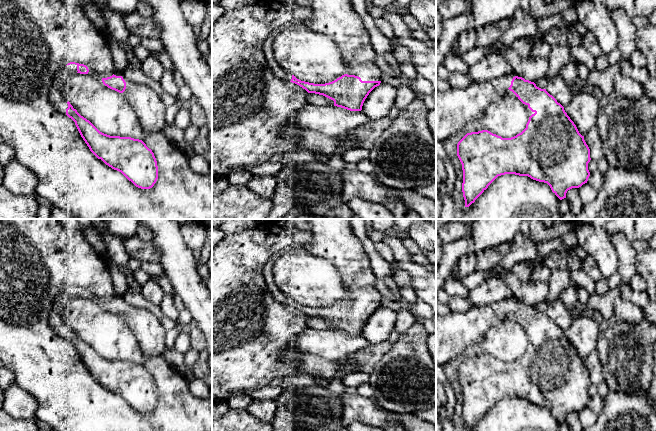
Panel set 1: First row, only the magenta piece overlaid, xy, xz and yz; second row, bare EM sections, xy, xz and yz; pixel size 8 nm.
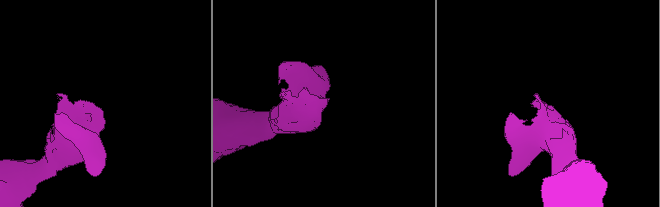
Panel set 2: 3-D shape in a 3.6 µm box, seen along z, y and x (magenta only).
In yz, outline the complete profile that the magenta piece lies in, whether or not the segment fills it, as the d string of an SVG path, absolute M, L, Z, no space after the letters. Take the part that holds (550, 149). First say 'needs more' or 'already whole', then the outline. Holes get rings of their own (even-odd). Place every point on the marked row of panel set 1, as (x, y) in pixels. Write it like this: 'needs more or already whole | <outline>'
needs more | M513 72L487 81L473 81L466 88L436 91L436 141L444 141L467 123L478 119L486 107L504 95L515 95L526 105L529 120L526 128L511 138L502 138L488 130L467 133L457 144L457 156L462 164L462 192L465 207L469 207L498 177L505 174L528 176L547 183L560 199L572 188L587 183L590 149L564 107L534 82Z

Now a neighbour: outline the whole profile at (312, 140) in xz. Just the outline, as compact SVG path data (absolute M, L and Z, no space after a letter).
M286 127L283 131L284 135L296 135L302 148L308 150L318 150L328 155L332 154L337 146L337 137L330 137L317 131L307 129L291 130Z

